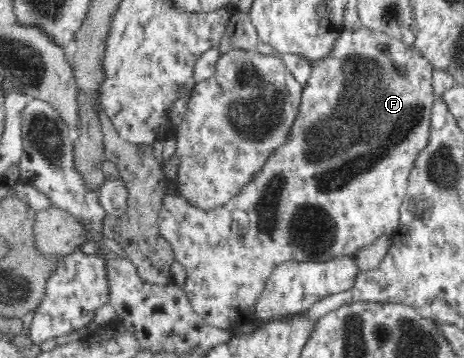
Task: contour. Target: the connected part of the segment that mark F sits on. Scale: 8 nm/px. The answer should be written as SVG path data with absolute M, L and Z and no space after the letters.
M361 25L357 30L342 30L334 50L330 56L320 63L316 63L311 69L311 77L308 86L302 91L300 113L289 130L288 143L278 147L266 161L261 173L241 193L230 199L222 207L216 207L206 213L197 207L192 207L185 202L185 199L176 194L166 194L163 197L162 205L158 215L158 227L161 237L171 247L173 258L186 269L186 283L184 291L191 303L192 309L199 315L208 326L217 329L230 330L230 327L241 327L247 322L254 322L254 307L257 306L258 297L266 287L266 282L273 269L284 262L308 262L313 260L319 264L326 264L332 259L350 258L358 251L372 245L378 237L386 232L396 231L400 223L400 210L408 191L409 174L419 152L429 142L431 110L437 101L432 88L433 66L425 56L406 43L398 39L390 38L390 35L380 33L376 30L367 29Z

